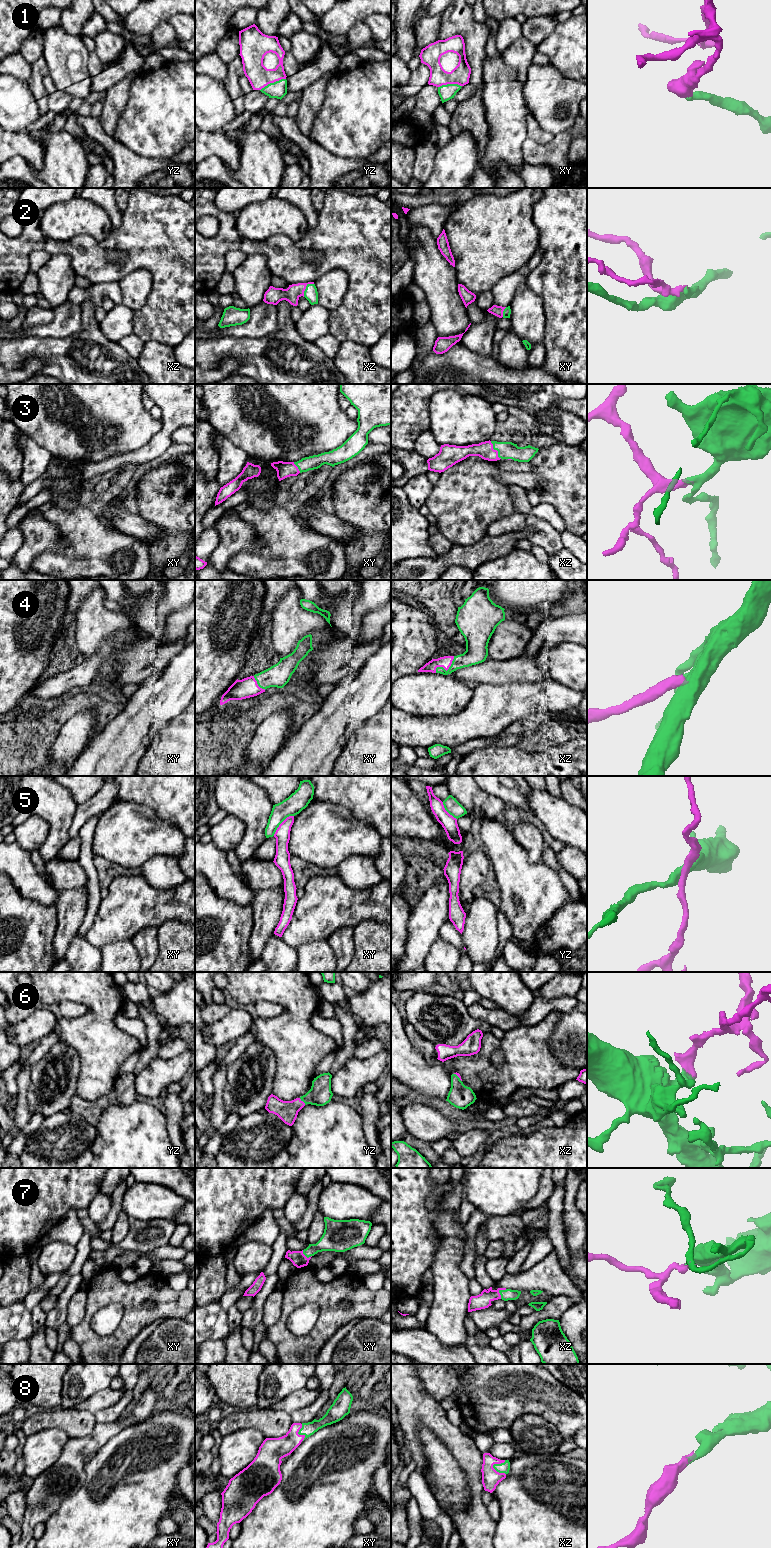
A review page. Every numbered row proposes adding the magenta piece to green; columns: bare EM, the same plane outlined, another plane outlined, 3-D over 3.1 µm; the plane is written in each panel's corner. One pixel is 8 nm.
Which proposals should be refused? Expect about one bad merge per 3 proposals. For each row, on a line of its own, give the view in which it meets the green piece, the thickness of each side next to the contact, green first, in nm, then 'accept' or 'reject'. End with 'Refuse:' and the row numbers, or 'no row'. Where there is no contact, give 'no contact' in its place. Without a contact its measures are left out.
1: meets green in yz; 140 nm thick on the green side, 180 nm on the other; accept
2: meets green in xz; 110 nm thick on the green side, 120 nm on the other; accept
3: meets green in xz; 140 nm thick on the green side, 130 nm on the other; accept
4: meets green in xz; 140 nm thick on the green side, 90 nm on the other; accept
5: meets green in xy; 160 nm thick on the green side, 120 nm on the other; reject
6: meets green in yz; 180 nm thick on the green side, 170 nm on the other; accept
7: meets green in xz; 90 nm thick on the green side, 120 nm on the other; accept
8: meets green in xz; 80 nm thick on the green side, 140 nm on the other; accept
Refuse: 5

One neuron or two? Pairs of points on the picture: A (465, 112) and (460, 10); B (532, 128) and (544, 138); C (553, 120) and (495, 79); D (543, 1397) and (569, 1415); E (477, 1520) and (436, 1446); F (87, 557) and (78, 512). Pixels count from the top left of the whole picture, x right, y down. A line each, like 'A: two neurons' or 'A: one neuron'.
A: one neuron
B: one neuron
C: two neurons
D: one neuron
E: two neurons
F: one neuron

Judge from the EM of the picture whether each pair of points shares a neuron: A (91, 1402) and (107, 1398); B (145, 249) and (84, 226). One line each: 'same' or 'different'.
A: same
B: different

